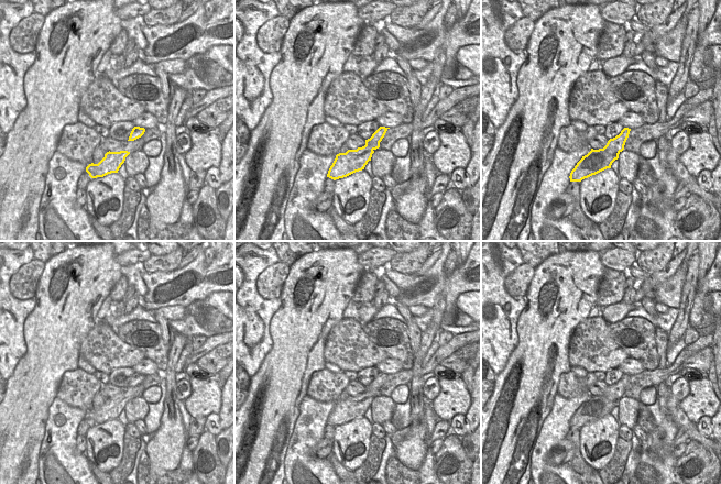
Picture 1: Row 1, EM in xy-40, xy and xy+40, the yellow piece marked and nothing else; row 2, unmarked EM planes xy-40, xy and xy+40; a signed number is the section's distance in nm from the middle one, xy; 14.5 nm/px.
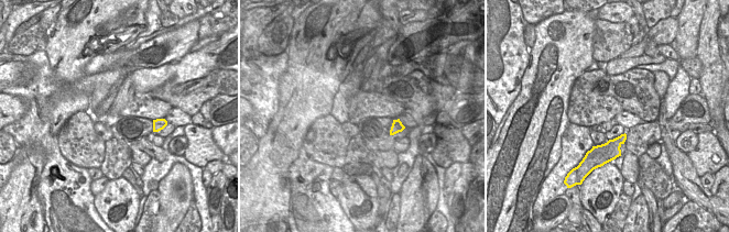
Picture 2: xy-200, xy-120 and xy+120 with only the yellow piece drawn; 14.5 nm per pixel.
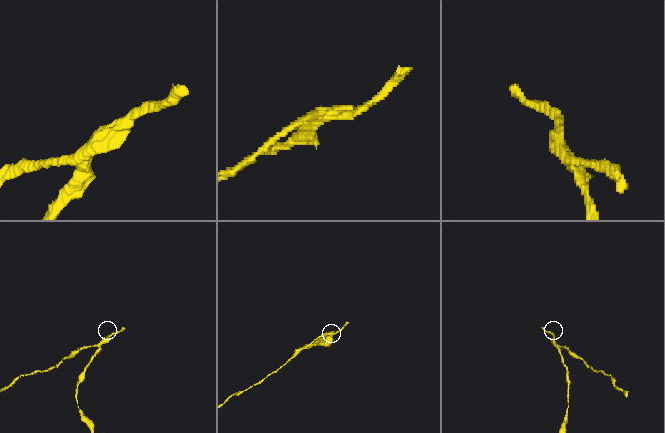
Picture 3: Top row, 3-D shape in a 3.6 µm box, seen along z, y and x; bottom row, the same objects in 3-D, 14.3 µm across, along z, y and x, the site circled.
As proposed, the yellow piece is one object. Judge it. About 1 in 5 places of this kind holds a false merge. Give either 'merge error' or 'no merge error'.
merge error

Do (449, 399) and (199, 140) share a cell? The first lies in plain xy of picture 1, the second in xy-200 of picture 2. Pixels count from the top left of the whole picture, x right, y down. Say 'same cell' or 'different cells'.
same cell

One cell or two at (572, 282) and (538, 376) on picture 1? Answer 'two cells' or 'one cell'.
one cell

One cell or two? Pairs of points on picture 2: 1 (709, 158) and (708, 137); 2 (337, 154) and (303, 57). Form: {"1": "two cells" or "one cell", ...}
{"1": "one cell", "2": "two cells"}

